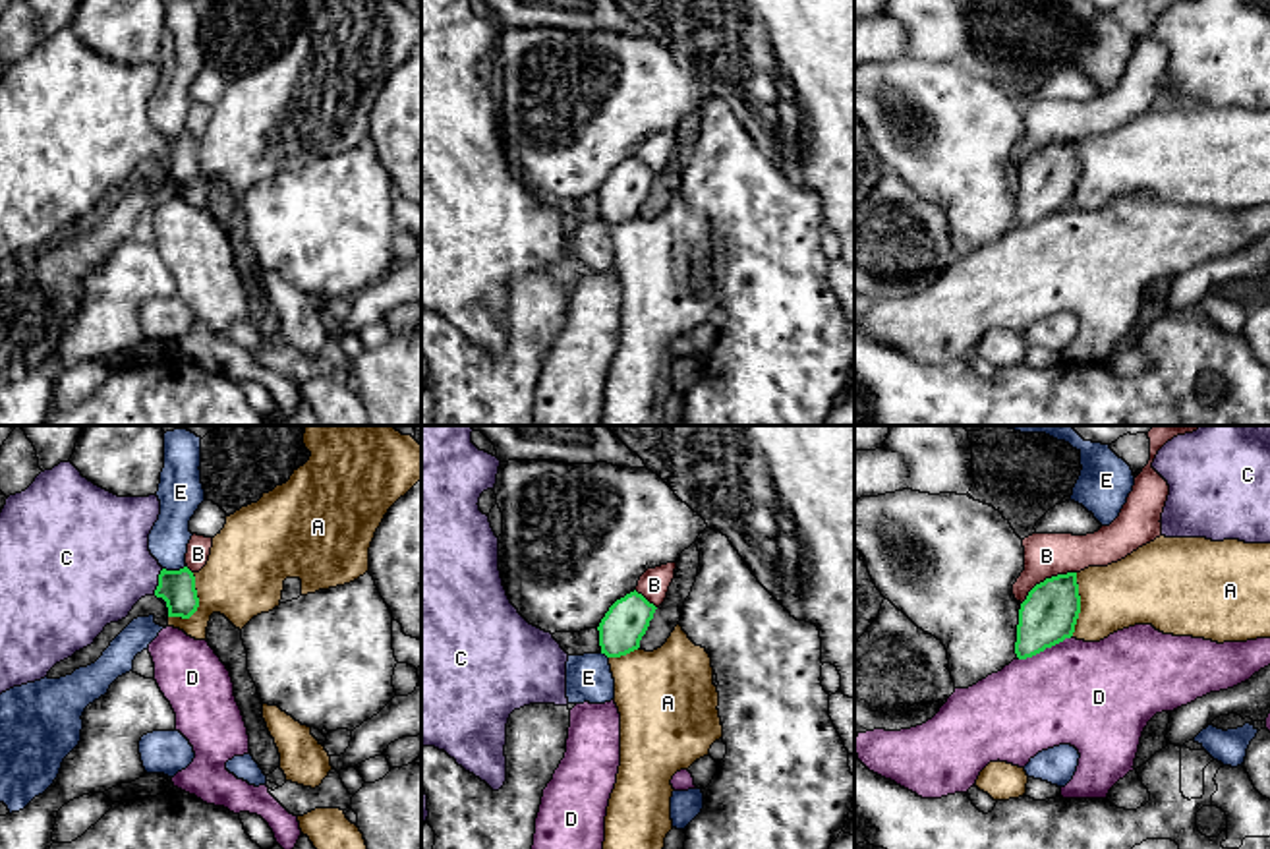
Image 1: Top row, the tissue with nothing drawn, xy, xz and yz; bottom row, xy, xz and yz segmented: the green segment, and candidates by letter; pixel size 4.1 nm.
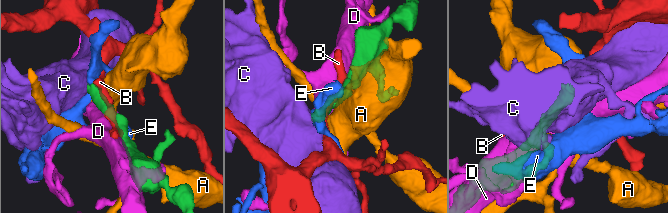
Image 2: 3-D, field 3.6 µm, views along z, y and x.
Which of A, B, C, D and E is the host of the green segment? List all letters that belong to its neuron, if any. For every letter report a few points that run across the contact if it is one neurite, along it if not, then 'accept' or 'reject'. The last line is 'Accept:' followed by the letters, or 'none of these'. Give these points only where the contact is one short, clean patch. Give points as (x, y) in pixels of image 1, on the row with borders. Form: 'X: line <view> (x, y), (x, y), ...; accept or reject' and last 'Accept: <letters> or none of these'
A: line xy (194, 573), (198, 608), (188, 617), (169, 617); reject
B: reject
C: line xy (176, 588), (159, 583), (116, 567), (101, 567); accept
D: reject
E: reject
Accept: C

